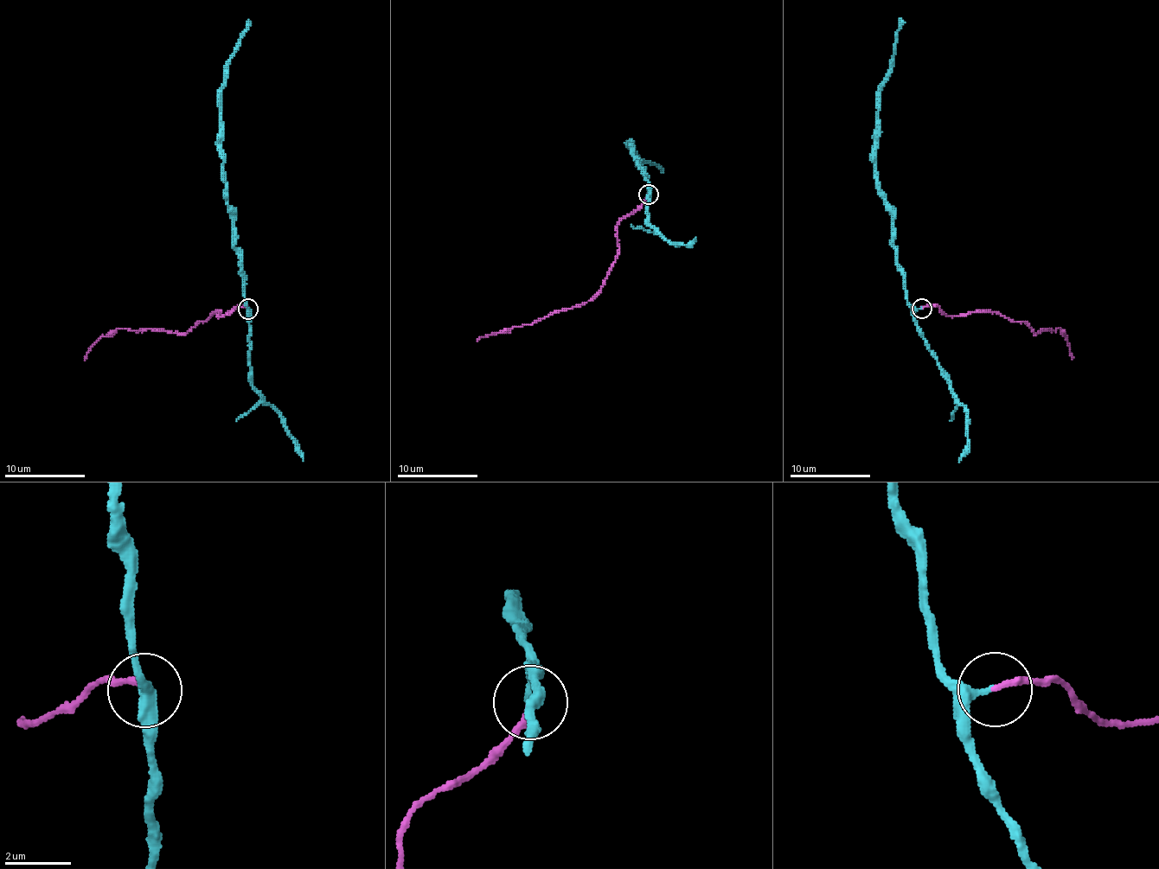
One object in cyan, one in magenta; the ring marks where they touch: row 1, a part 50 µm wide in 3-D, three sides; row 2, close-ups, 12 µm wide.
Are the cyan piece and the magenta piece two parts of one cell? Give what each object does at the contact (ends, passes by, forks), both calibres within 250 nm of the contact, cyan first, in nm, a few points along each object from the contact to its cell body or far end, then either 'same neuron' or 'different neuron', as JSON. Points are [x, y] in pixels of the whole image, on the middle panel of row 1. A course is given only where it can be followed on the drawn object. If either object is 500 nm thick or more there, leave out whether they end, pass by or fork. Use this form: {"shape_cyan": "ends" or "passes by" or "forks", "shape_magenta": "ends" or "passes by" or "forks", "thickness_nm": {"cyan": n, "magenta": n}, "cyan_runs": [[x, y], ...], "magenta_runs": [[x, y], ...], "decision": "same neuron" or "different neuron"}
{"shape_cyan": "passes by", "shape_magenta": "ends", "thickness_nm": {"cyan": 240, "magenta": 170}, "cyan_runs": [[648, 194], [647, 177], [634, 156], [630, 145], [646, 162], [652, 162], [661, 168]], "magenta_runs": [[648, 194], [636, 210], [619, 222], [619, 254], [595, 294], [580, 307], [554, 310], [530, 324], [477, 339]], "decision": "same neuron"}

